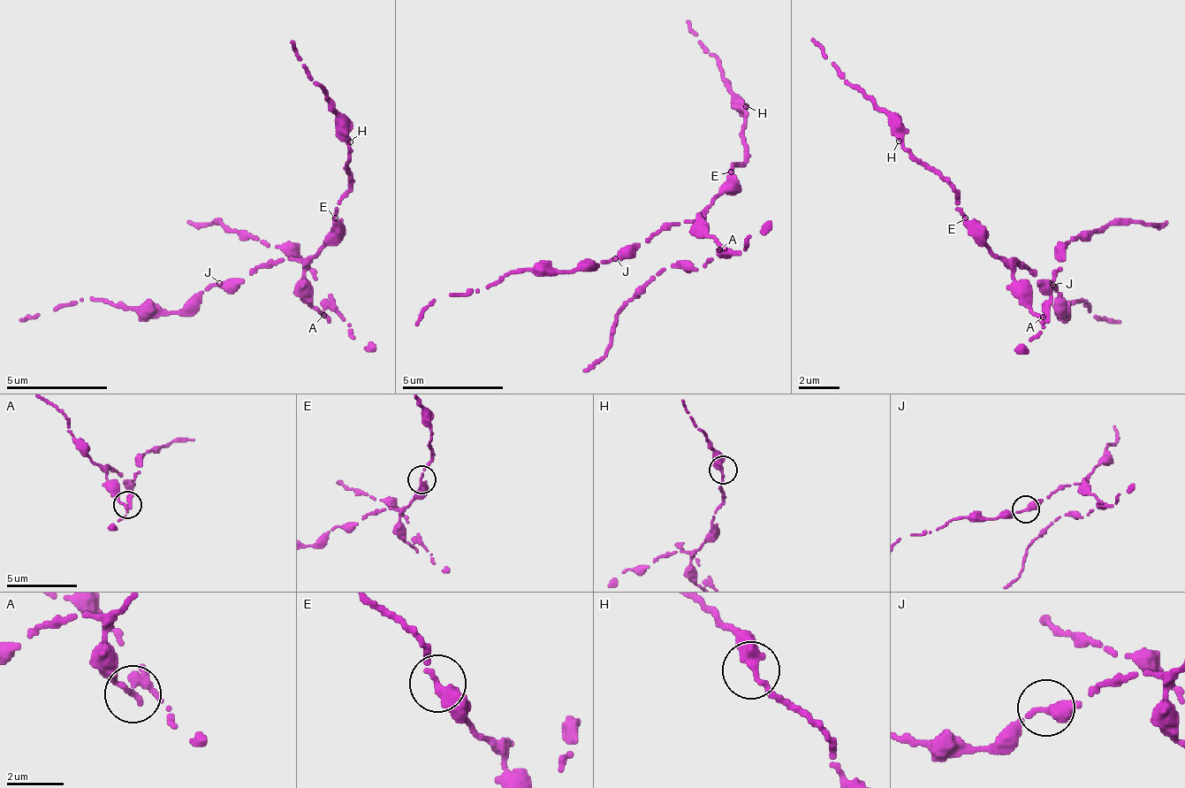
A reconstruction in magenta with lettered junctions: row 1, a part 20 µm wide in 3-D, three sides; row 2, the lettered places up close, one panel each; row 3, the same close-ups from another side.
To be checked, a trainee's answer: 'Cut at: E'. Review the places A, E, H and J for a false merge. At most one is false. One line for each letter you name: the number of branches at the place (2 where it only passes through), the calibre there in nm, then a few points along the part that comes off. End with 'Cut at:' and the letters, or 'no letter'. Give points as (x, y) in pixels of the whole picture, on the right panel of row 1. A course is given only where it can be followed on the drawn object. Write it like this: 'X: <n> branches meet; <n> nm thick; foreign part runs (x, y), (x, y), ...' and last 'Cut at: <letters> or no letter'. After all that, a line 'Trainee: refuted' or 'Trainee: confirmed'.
A: 2 branches meet; 300 nm thick; foreign part runs (1042, 315), (1073, 238), (1113, 223), (1165, 223)
Cut at: A
Trainee: refuted

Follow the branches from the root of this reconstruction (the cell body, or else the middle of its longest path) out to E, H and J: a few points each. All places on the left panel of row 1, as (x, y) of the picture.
E: (295, 258), (310, 258), (335, 227), (335, 218)
H: (295, 258), (310, 258), (335, 227), (335, 207), (350, 187), (350, 177), (345, 172), (350, 141)
J: (295, 258), (279, 258), (275, 263), (264, 263), (260, 268), (254, 268), (239, 283), (219, 283)

